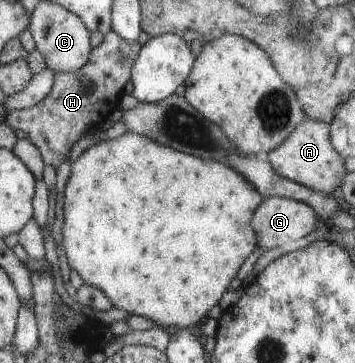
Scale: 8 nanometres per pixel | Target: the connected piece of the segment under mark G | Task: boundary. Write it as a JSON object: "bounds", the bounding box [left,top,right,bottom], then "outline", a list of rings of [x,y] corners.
{"bounds":[252,196,318,252],"outline":[[[278,196],[264,198],[252,219],[258,247],[267,252],[306,236],[314,230],[318,220],[314,212],[312,207],[293,199]]]}

